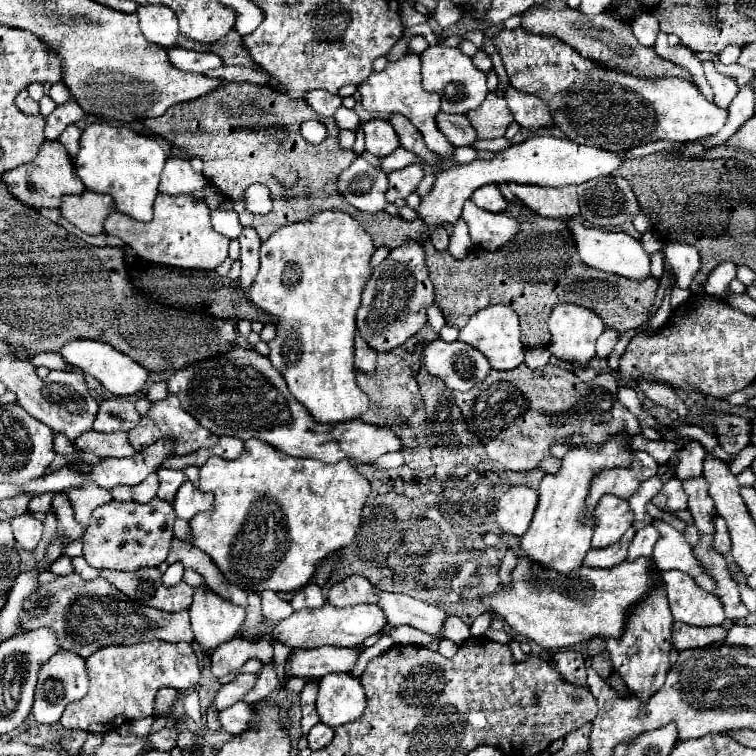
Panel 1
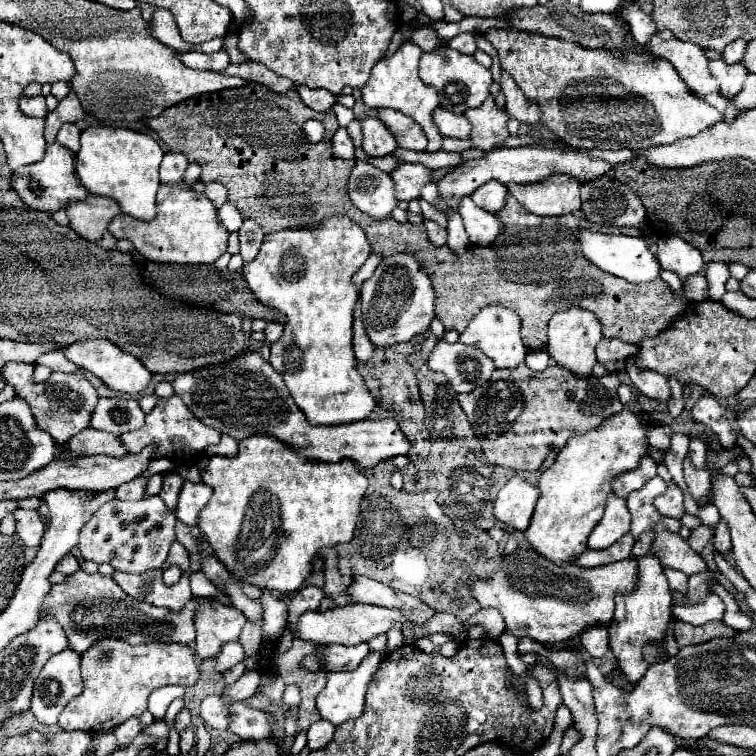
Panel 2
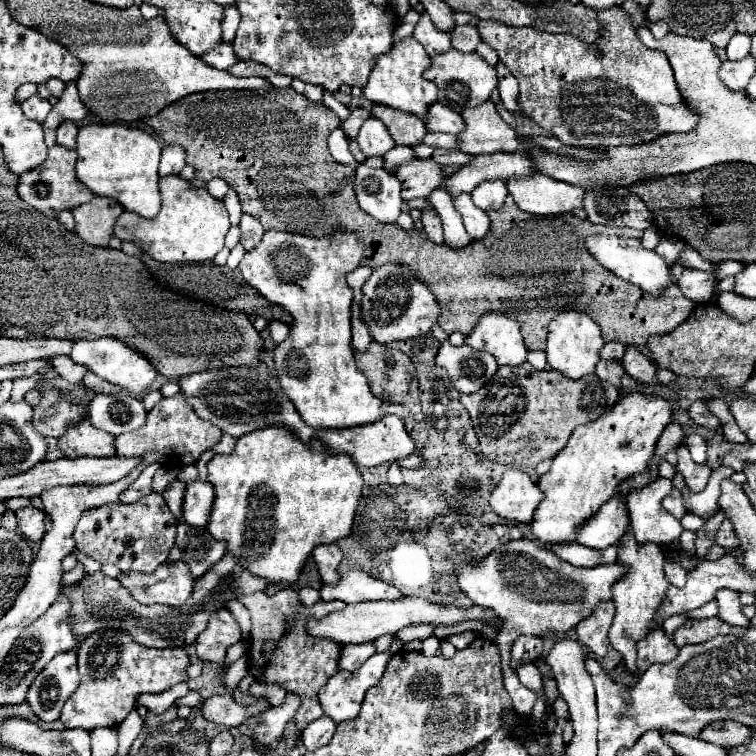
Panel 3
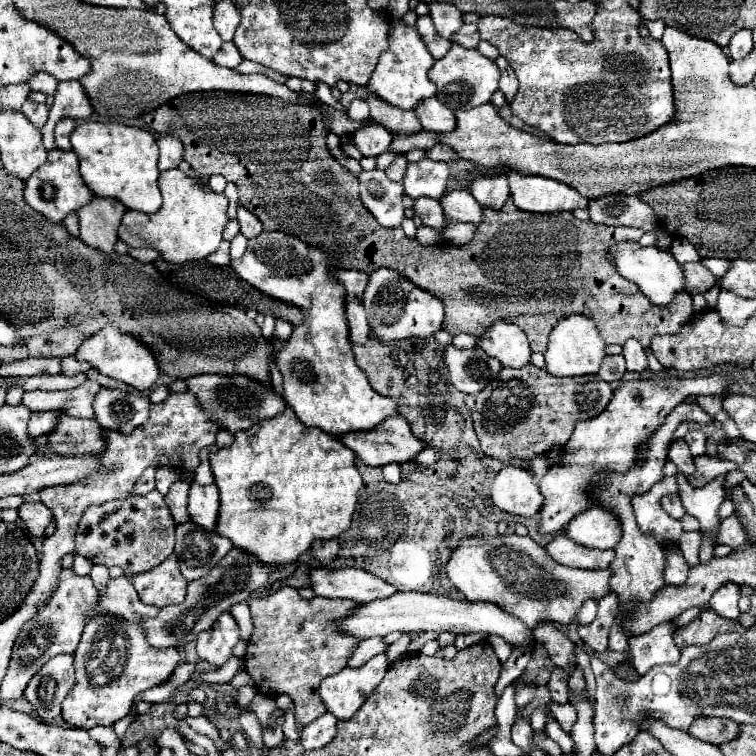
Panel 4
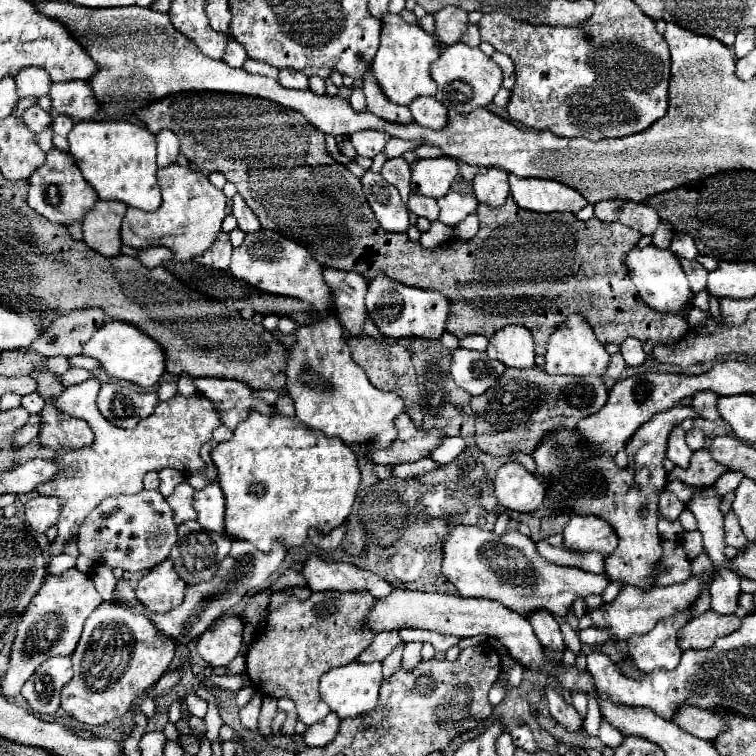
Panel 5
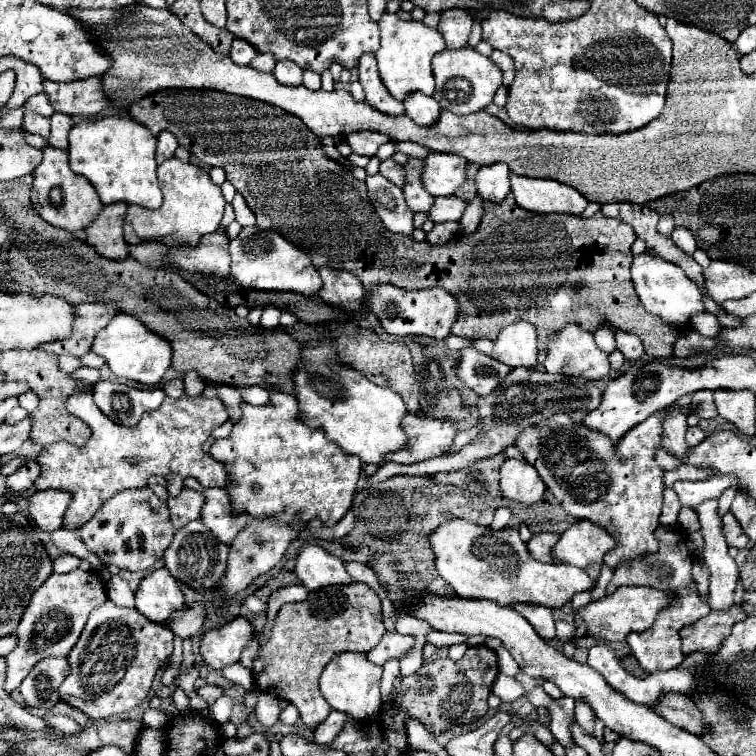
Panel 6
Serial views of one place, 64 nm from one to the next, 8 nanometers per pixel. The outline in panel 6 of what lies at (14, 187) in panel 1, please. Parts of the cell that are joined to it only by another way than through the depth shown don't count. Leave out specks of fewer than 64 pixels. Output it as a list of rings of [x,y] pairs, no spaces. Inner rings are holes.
[[[44,148],[44,160],[42,164],[32,172],[34,176],[34,186],[32,186],[32,196],[30,202],[34,210],[52,226],[68,230],[68,232],[78,232],[86,228],[102,210],[102,202],[94,190],[94,186],[82,178],[80,174],[74,174],[68,164],[68,152],[58,150],[58,148]]]

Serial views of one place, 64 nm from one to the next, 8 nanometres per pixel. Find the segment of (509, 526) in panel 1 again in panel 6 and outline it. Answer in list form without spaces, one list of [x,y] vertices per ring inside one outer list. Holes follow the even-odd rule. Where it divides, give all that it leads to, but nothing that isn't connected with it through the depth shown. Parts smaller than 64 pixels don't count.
[[[506,460],[500,466],[500,496],[524,506],[538,504],[546,492],[536,468],[524,460]]]

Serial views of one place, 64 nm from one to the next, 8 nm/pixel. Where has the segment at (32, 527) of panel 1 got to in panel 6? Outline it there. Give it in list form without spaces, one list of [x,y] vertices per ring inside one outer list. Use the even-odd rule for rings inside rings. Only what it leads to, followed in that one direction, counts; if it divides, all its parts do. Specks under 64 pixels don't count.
[[[44,490],[36,492],[28,500],[28,518],[34,526],[44,532],[54,532],[62,526],[62,516],[70,504],[72,496],[62,490]]]

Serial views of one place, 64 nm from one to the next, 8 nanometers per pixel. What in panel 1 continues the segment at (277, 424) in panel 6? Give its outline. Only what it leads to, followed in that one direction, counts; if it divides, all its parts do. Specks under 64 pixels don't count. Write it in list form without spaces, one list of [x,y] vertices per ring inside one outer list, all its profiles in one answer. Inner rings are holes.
[[[254,438],[246,442],[246,448],[244,448],[244,454],[236,460],[224,460],[224,458],[210,458],[202,468],[200,468],[200,486],[198,490],[202,492],[210,492],[214,494],[214,504],[212,504],[212,510],[208,512],[202,512],[198,516],[194,516],[188,524],[190,524],[190,532],[192,532],[192,546],[200,548],[204,554],[208,554],[212,558],[212,562],[216,564],[216,568],[222,572],[224,580],[246,590],[246,592],[264,592],[264,590],[274,590],[274,592],[296,592],[300,590],[302,586],[306,586],[306,582],[314,576],[316,572],[316,566],[320,560],[328,558],[332,552],[340,550],[340,548],[346,548],[354,542],[354,534],[356,534],[356,528],[360,526],[360,520],[362,520],[362,508],[364,508],[364,502],[370,494],[370,482],[352,466],[352,462],[348,460],[342,460],[336,464],[324,464],[318,460],[297,458],[288,456],[264,442],[256,442]]]

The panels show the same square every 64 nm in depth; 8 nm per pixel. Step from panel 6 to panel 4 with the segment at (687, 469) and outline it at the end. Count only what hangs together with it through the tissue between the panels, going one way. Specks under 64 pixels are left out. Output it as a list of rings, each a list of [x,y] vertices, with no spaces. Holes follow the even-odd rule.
[[[710,456],[696,458],[694,464],[696,464],[696,474],[694,476],[688,476],[688,482],[692,486],[704,486],[710,480],[714,480],[716,474],[720,476],[720,474],[726,474],[726,472],[732,472],[738,468],[730,460],[718,460],[718,458],[710,458]]]

